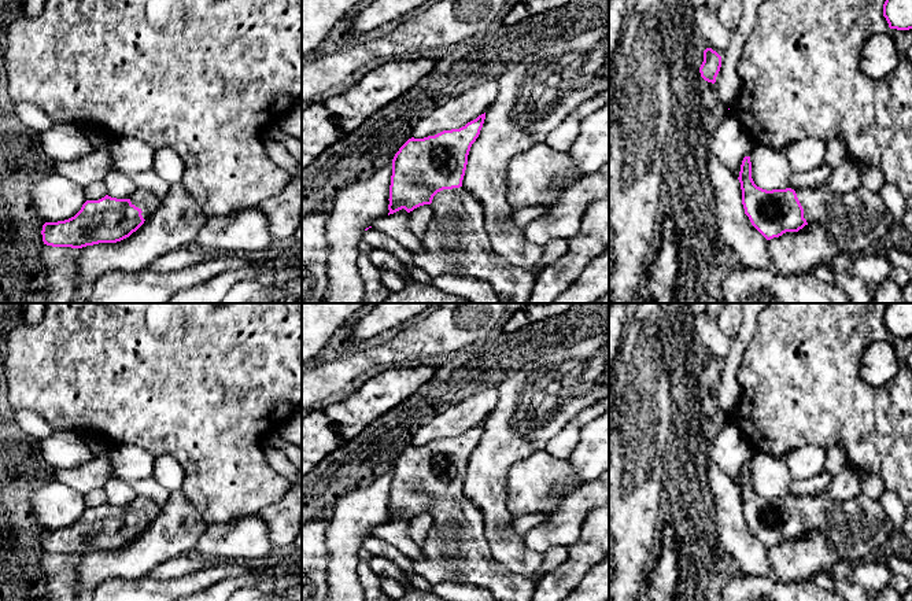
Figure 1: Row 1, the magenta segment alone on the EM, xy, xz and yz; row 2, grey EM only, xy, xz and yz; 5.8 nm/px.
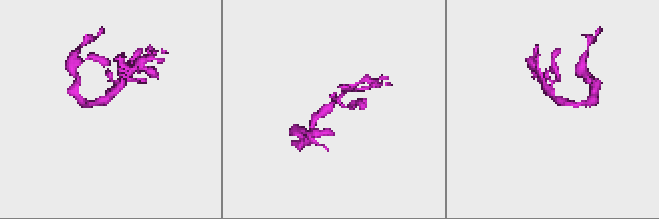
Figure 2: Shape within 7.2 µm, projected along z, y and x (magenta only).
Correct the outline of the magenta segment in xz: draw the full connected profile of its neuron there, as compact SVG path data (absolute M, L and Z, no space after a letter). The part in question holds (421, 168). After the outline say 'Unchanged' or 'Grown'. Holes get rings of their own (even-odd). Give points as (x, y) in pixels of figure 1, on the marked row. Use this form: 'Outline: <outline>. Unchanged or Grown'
Outline: M485 113L459 129L409 139L392 159L388 215L431 204L443 189L462 187L468 155L480 134Z. Unchanged

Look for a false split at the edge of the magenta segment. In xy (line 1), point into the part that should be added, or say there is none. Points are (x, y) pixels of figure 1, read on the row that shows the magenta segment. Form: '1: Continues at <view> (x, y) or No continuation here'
1: No continuation here

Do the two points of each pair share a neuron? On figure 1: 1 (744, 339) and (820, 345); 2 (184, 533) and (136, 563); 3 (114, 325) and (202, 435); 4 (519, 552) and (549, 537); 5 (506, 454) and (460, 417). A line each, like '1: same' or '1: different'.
1: different
2: same
3: same
4: different
5: different

